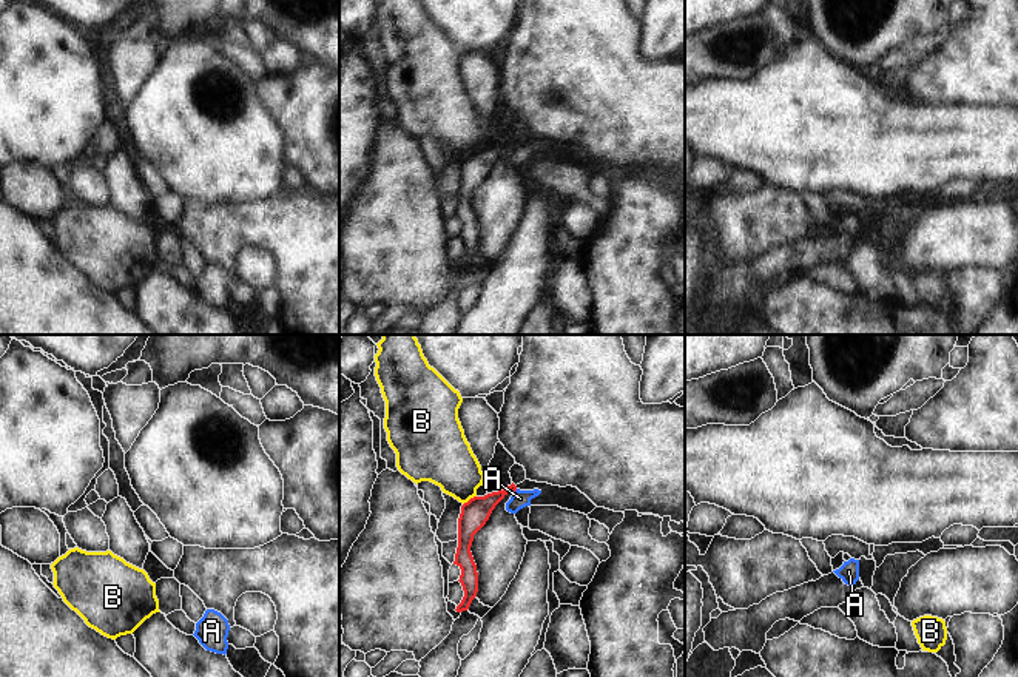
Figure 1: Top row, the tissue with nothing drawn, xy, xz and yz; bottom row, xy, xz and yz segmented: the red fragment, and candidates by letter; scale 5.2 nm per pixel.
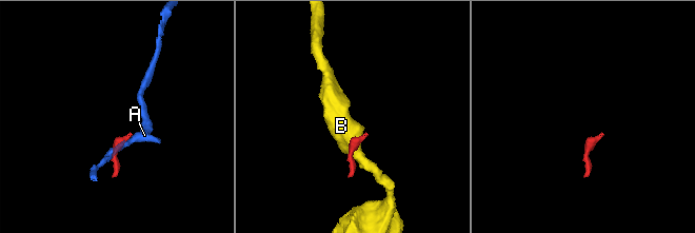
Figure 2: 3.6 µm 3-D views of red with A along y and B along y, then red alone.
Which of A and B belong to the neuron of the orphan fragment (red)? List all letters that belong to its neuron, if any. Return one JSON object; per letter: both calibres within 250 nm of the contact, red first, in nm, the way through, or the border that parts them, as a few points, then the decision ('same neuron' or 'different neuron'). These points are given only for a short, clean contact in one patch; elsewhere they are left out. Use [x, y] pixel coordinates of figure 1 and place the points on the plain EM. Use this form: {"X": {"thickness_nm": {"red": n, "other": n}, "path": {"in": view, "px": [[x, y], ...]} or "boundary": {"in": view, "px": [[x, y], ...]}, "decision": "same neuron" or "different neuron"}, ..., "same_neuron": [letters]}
{"A": {"thickness_nm": {"red": 150, "other": 100}, "boundary": {"in": "xz", "px": [[517, 144], [512, 148]]}, "decision": "different neuron"}, "B": {"thickness_nm": {"red": 150, "other": 280}, "boundary": {"in": "xz", "px": [[475, 150], [463, 159]]}, "decision": "different neuron"}, "same_neuron": []}

